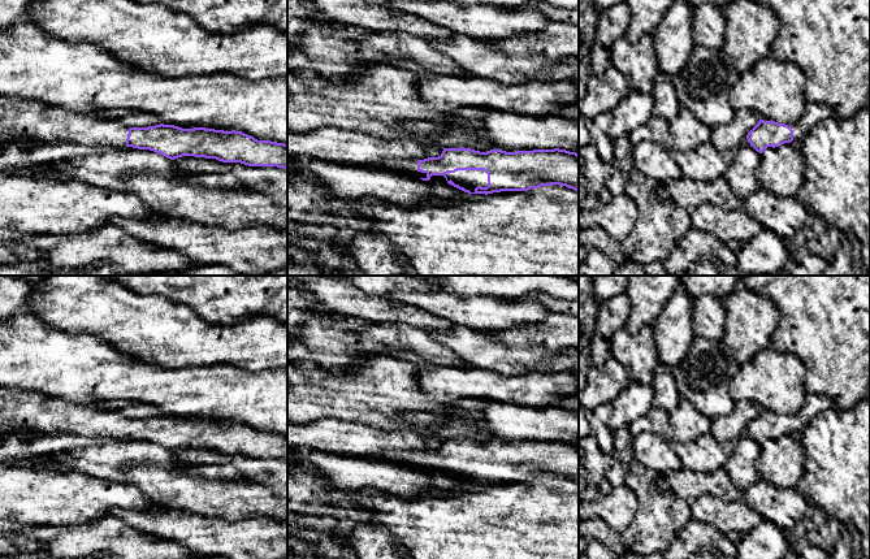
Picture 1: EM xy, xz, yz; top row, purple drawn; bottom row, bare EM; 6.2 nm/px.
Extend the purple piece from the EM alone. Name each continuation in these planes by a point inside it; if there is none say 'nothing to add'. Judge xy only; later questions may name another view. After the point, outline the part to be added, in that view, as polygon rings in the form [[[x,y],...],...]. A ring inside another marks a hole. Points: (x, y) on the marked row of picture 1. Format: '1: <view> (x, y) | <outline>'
1: xy (20, 118) | [[[0,95],[0,144],[20,140],[126,147],[129,127],[109,114],[77,114],[38,100]]]

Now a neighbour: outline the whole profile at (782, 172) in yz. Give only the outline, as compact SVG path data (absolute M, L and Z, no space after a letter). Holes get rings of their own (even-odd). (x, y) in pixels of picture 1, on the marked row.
M782 144L761 153L756 170L761 187L783 198L795 198L805 181L804 155L792 144Z

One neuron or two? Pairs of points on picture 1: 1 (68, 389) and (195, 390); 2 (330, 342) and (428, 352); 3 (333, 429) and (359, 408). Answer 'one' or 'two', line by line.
1: one
2: one
3: two

